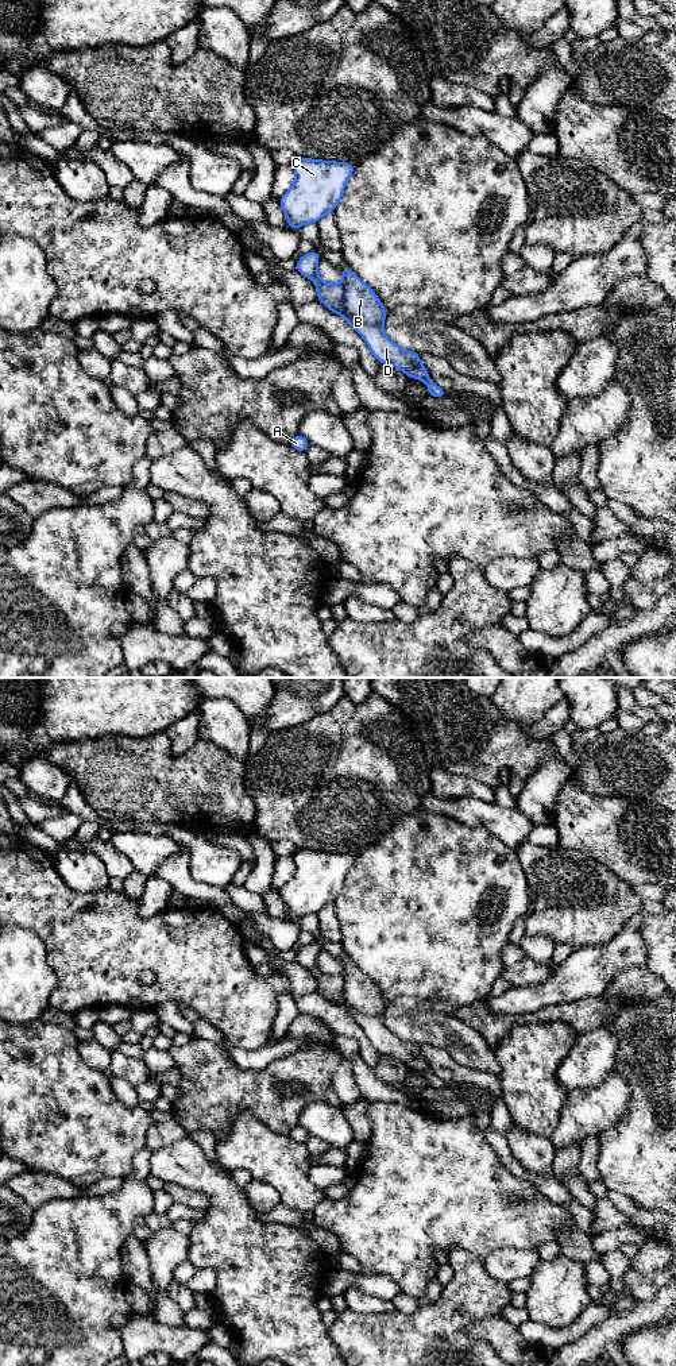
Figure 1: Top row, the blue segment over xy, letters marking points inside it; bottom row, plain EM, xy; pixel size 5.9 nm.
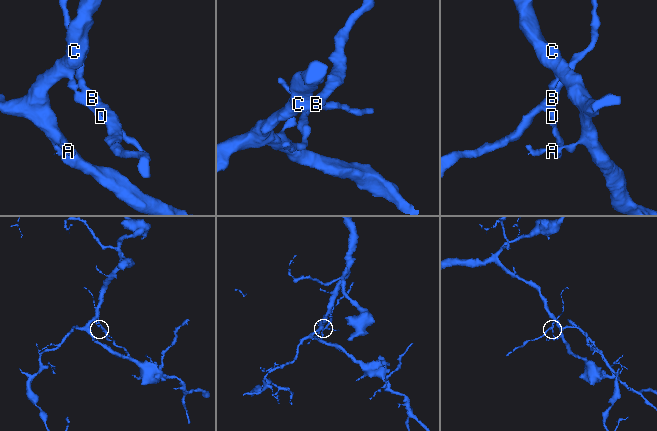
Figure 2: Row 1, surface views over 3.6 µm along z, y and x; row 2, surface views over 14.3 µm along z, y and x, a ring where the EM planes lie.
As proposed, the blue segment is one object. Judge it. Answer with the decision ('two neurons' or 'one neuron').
two neurons

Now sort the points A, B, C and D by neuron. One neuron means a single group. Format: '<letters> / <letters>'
A C D / B

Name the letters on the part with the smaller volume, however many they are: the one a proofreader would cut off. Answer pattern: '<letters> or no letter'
B

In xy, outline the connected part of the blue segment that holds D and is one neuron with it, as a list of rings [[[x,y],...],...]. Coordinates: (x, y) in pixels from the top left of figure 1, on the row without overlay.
[[[313,941],[304,945],[297,952],[295,961],[306,969],[312,971],[317,979],[317,991],[329,1002],[344,1008],[354,1020],[367,1033],[370,1042],[381,1056],[391,1056],[405,1064],[409,1069],[417,1069],[426,1074],[428,1085],[433,1089],[444,1089],[448,1087],[445,1081],[439,1078],[429,1070],[429,1064],[424,1058],[418,1045],[403,1041],[394,1035],[383,1023],[382,1018],[368,1016],[352,1008],[344,999],[344,979],[320,971],[317,956],[320,945]]]

